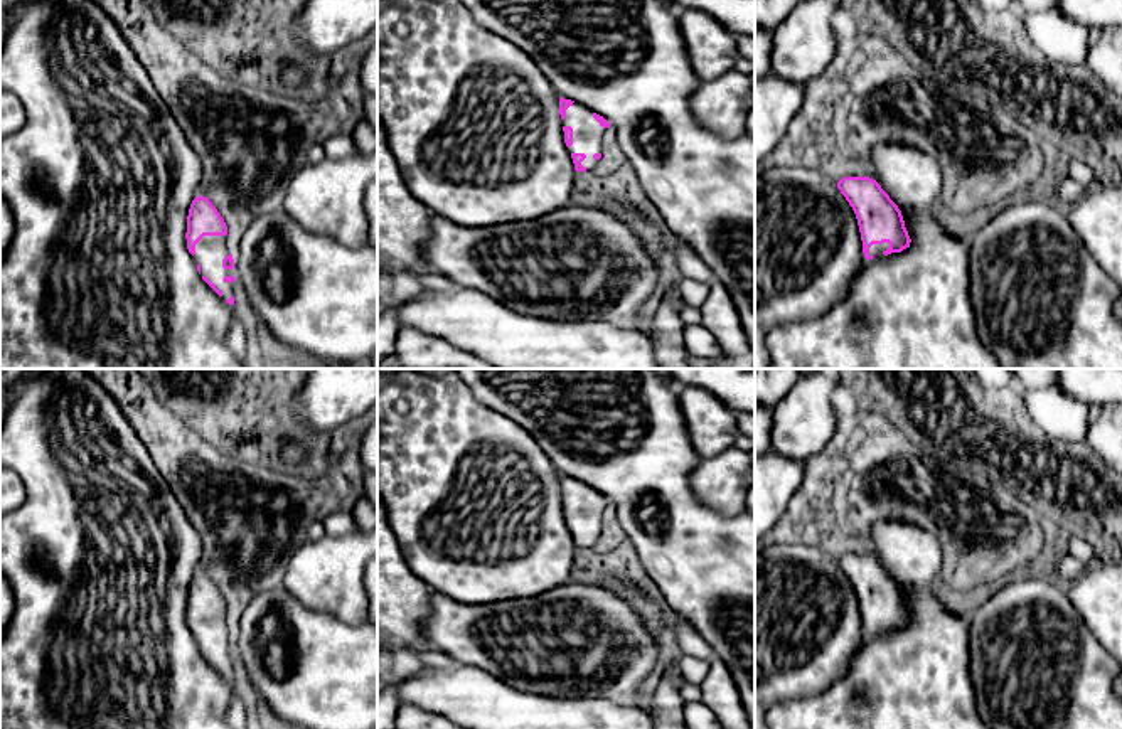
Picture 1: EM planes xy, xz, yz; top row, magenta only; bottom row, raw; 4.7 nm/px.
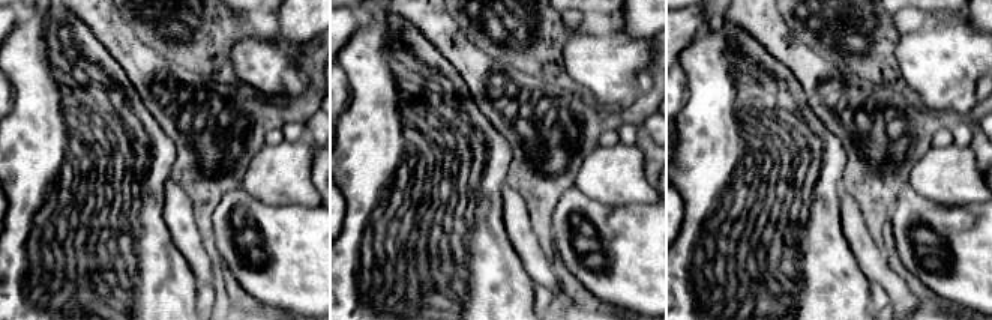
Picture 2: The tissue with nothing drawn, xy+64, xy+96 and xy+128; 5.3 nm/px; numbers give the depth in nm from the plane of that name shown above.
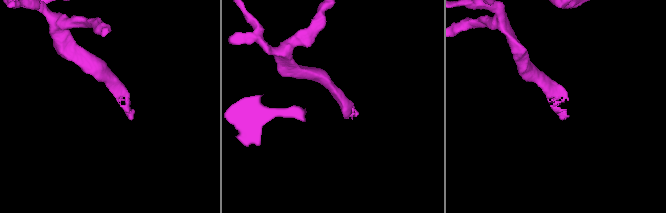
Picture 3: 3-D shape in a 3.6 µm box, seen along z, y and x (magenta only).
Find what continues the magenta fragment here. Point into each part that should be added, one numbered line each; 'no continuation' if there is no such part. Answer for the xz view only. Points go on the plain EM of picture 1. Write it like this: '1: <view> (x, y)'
1: xz (588, 514)

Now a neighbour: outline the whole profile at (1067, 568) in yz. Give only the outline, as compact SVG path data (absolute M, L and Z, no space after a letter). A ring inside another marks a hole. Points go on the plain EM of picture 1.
M1066 554L1058 561L1053 561L1053 566L1056 576L1068 583L1077 581L1088 569L1088 566L1085 566L1083 562L1080 562L1070 554Z

